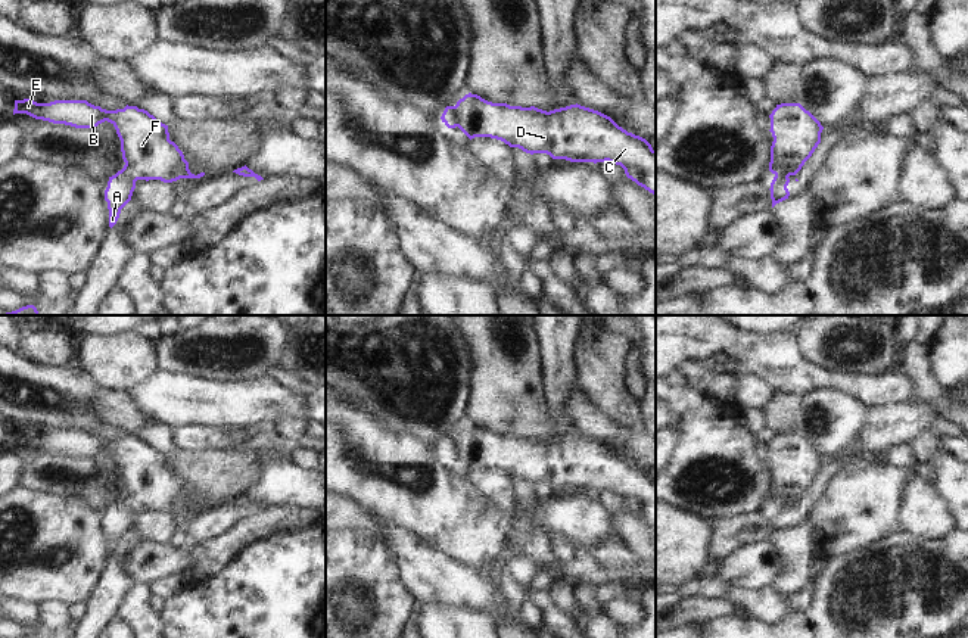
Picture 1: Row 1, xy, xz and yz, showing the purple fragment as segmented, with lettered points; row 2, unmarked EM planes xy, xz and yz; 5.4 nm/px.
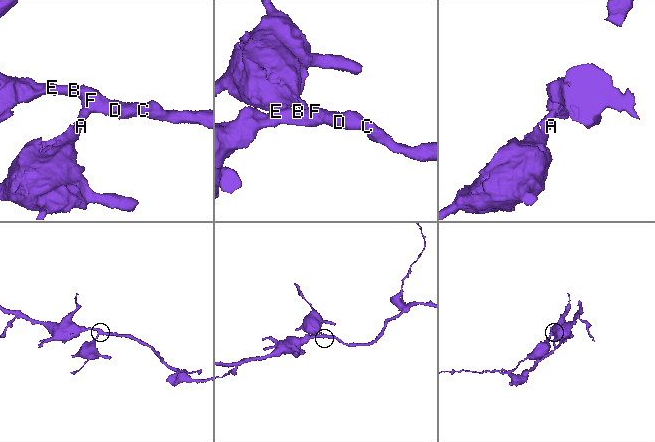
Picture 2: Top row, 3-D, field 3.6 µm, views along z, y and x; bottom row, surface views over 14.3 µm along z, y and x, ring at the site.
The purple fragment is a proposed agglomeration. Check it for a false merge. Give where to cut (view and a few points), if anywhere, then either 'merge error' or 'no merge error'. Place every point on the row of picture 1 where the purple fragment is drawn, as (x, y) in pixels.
cut xz (458, 105), (460, 114), (454, 125); merge error

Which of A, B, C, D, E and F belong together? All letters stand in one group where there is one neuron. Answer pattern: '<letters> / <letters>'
A / B C D E F

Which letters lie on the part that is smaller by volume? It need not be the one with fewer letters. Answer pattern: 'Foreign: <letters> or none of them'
Foreign: A.

